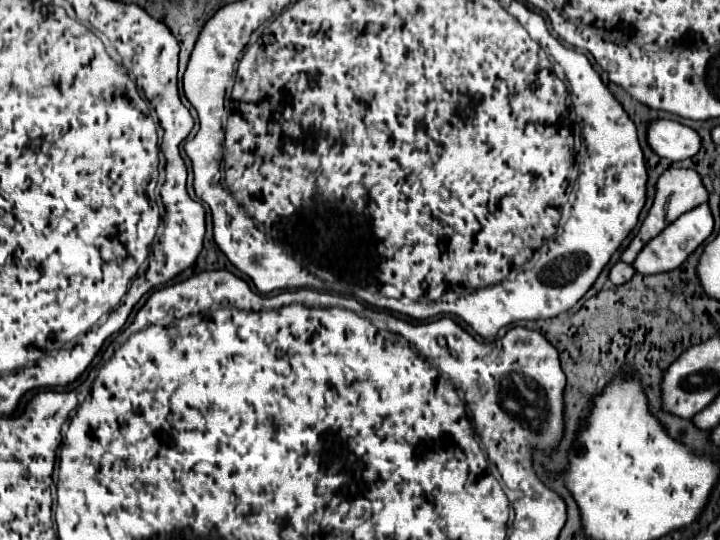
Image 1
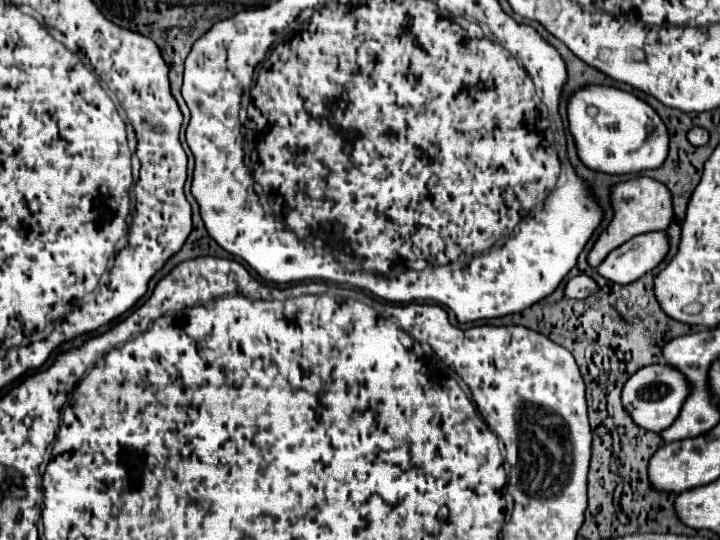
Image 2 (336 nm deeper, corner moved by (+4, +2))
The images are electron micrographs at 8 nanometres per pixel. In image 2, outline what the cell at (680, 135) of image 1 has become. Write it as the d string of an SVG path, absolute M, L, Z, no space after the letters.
M586 85L570 95L566 113L578 157L592 171L608 175L640 173L660 167L668 155L668 131L662 119L632 93L616 87Z

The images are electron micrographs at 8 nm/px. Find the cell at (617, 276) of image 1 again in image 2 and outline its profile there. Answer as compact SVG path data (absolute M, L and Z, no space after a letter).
M578 275L578 277L572 277L572 279L566 283L564 297L566 297L566 299L584 299L584 297L588 297L590 293L594 293L594 289L598 289L598 283L596 283L596 281L592 281L592 279L586 277L586 275Z

